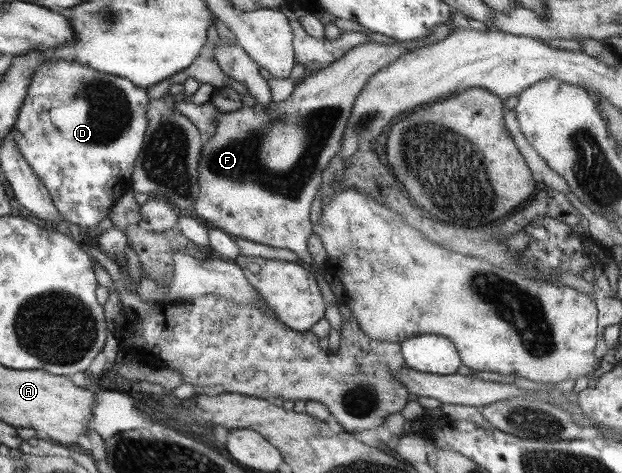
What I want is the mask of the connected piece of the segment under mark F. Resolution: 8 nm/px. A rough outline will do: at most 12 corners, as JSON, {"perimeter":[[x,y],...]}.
{"perimeter":[[365,44],[284,101],[218,112],[191,214],[307,254],[319,174],[354,98],[405,51]]}

